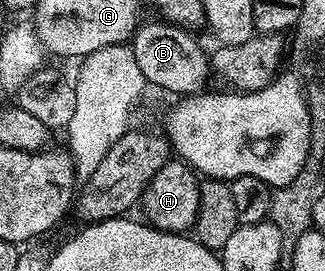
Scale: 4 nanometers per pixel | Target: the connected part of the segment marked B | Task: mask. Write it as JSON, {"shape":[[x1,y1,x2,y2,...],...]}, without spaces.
{"shape":[[143,22,130,39,134,59,147,84,156,85,178,97,199,94,211,76,209,54,206,51,204,53,203,47,191,32,184,31,171,23,155,22]]}

